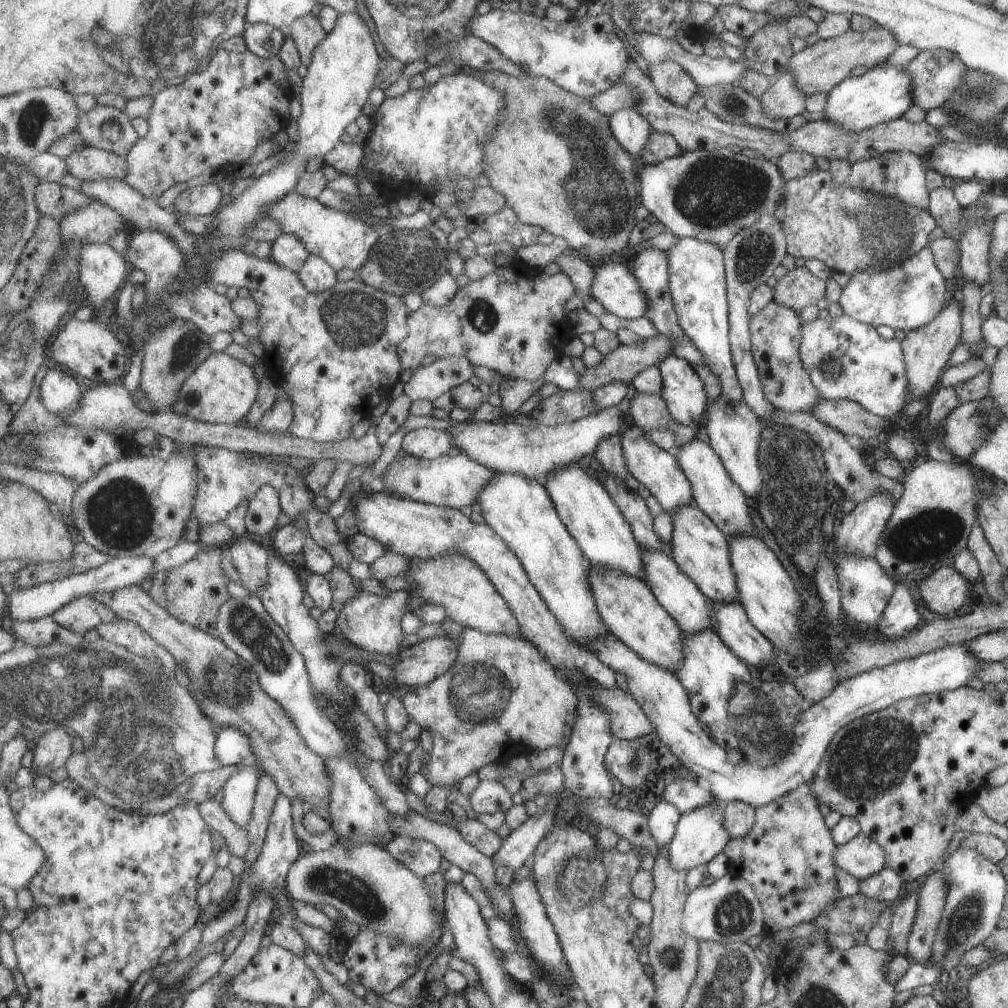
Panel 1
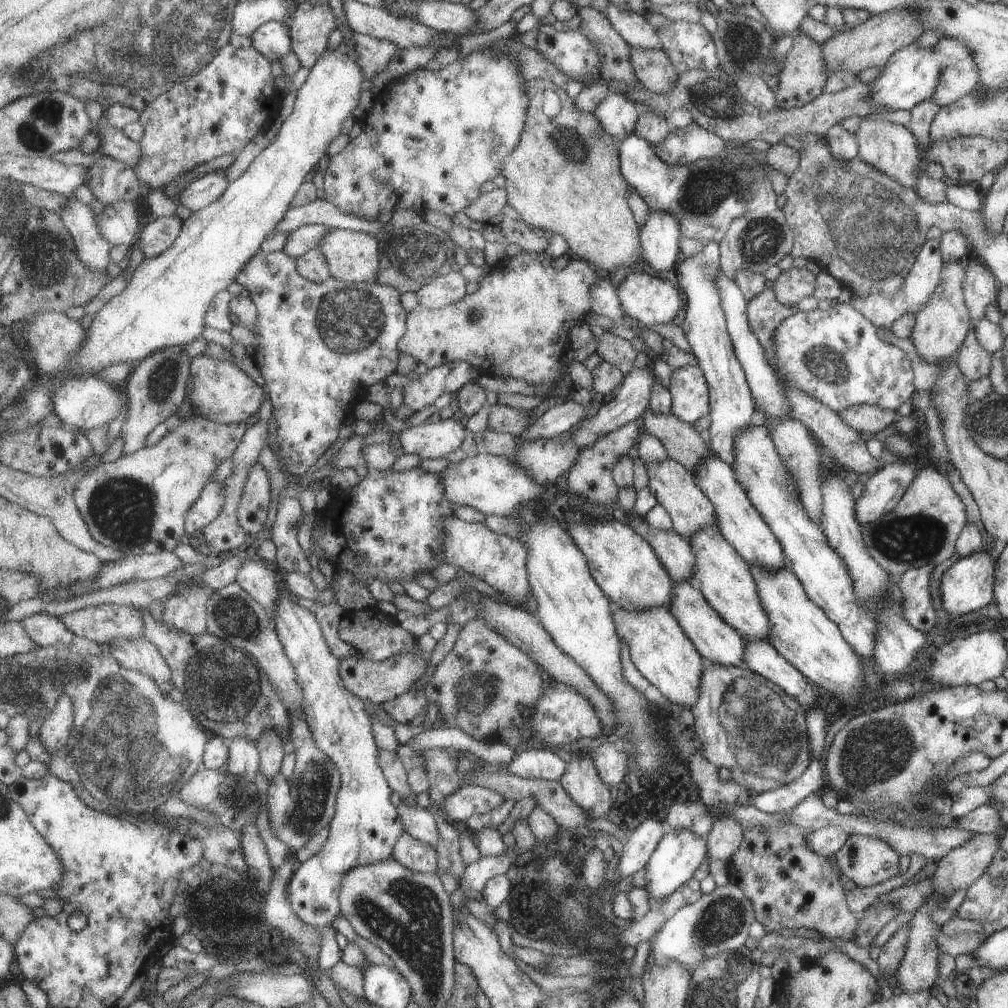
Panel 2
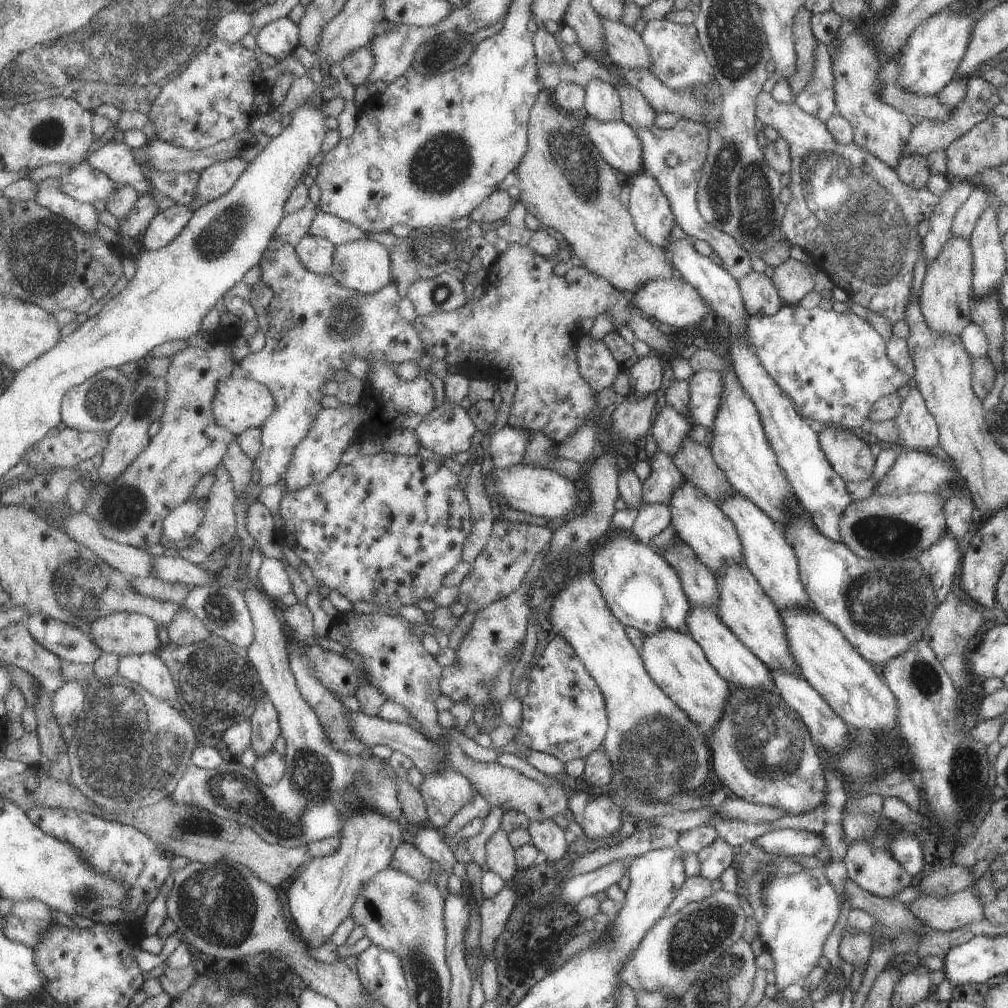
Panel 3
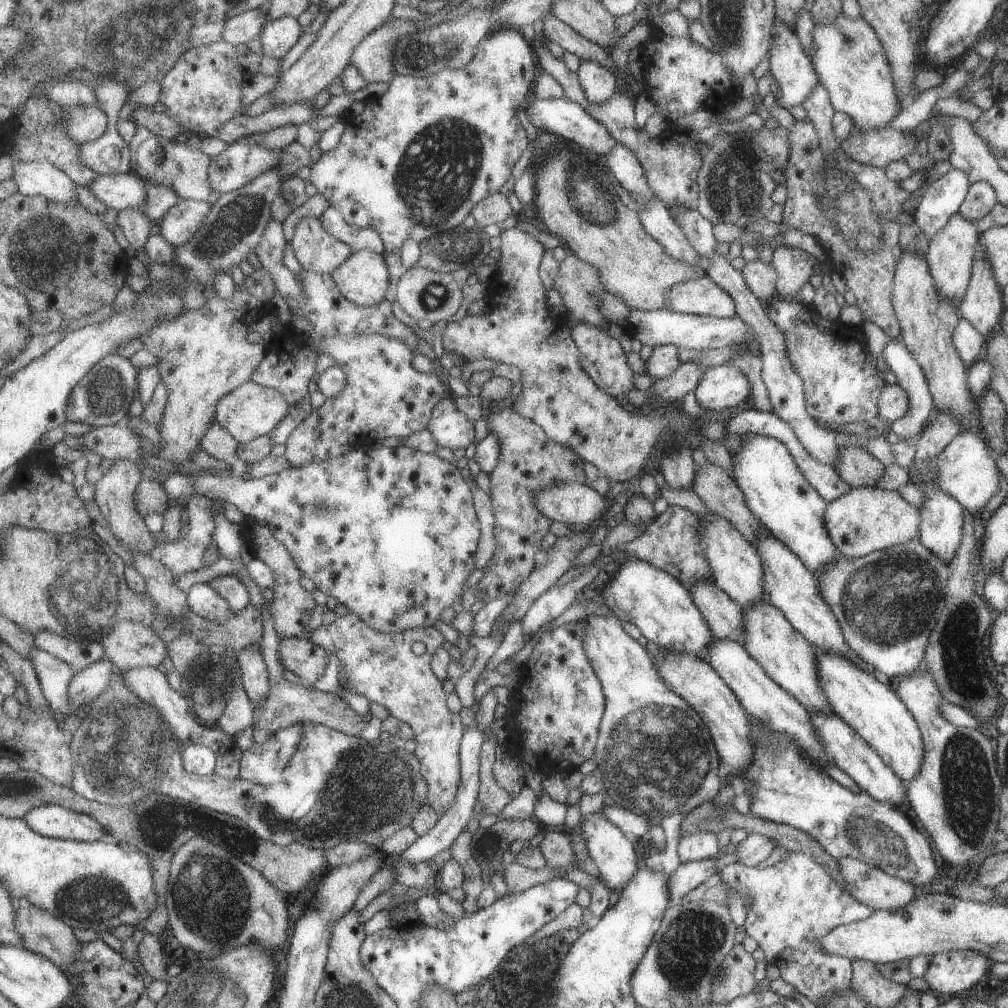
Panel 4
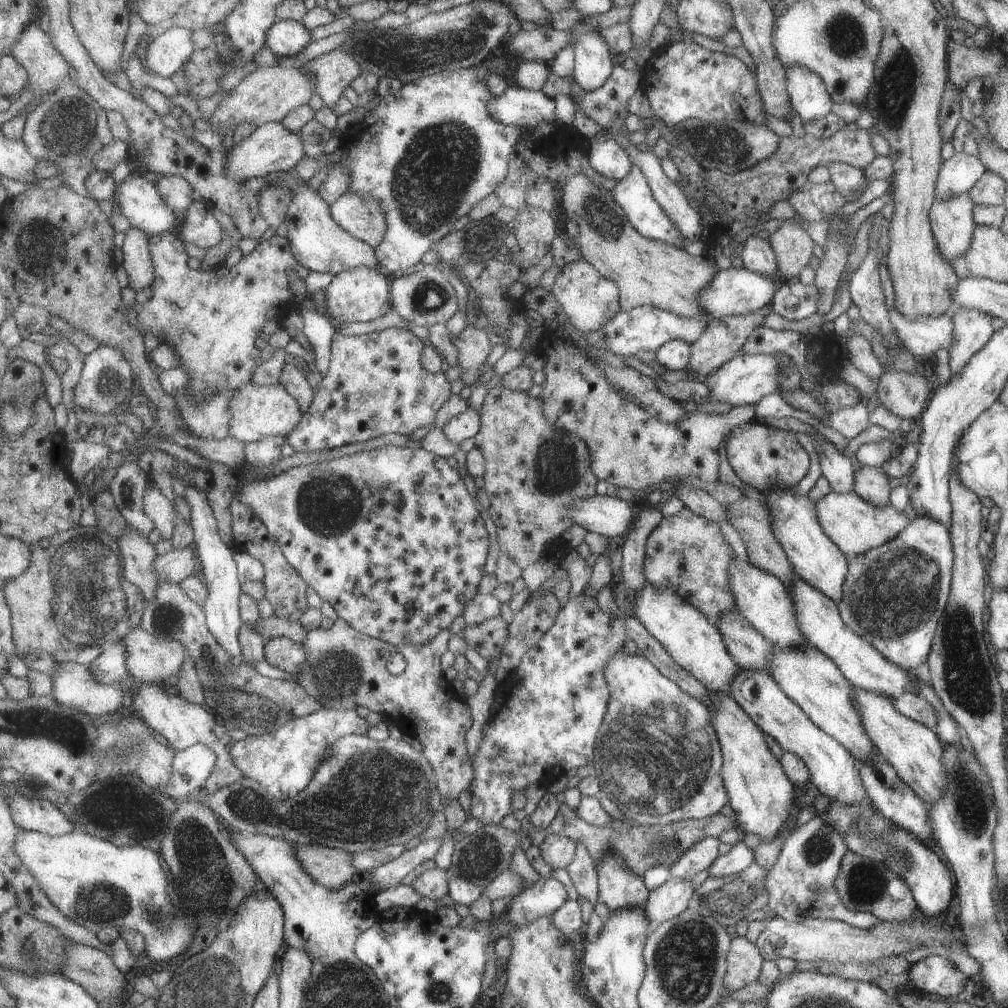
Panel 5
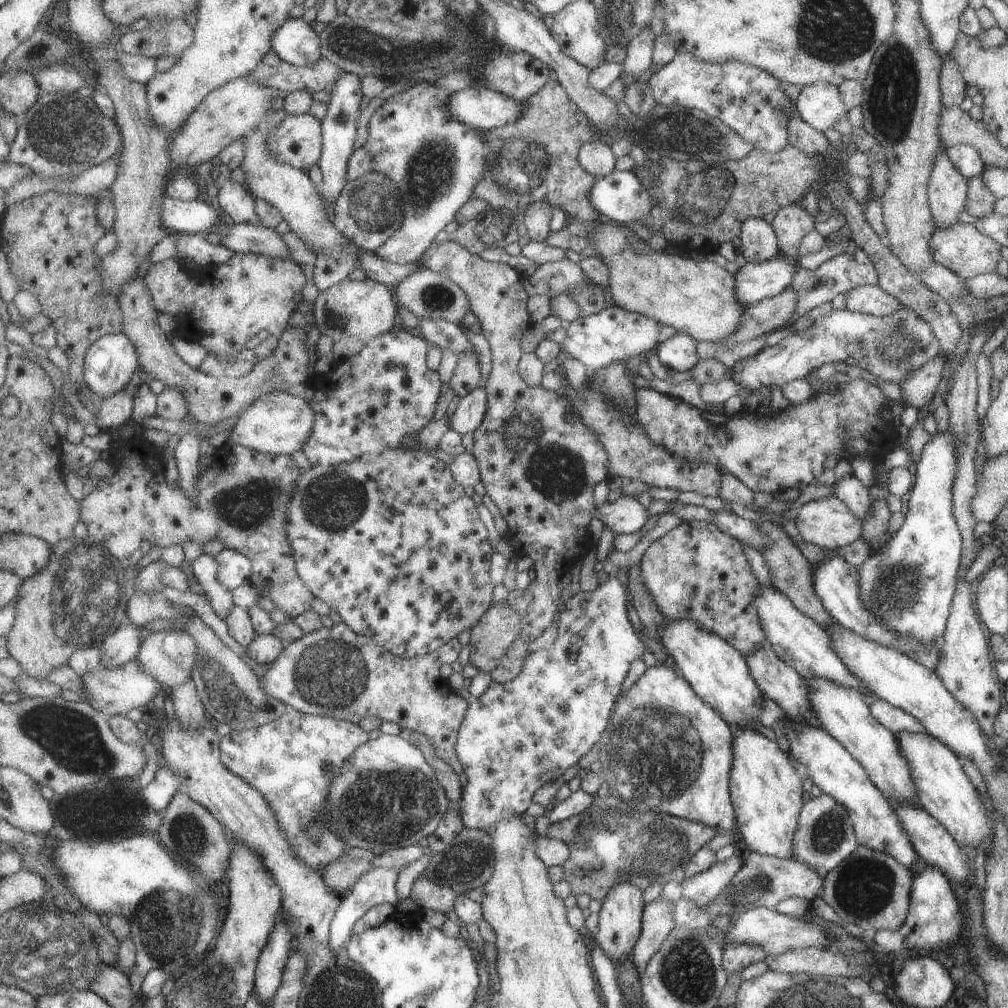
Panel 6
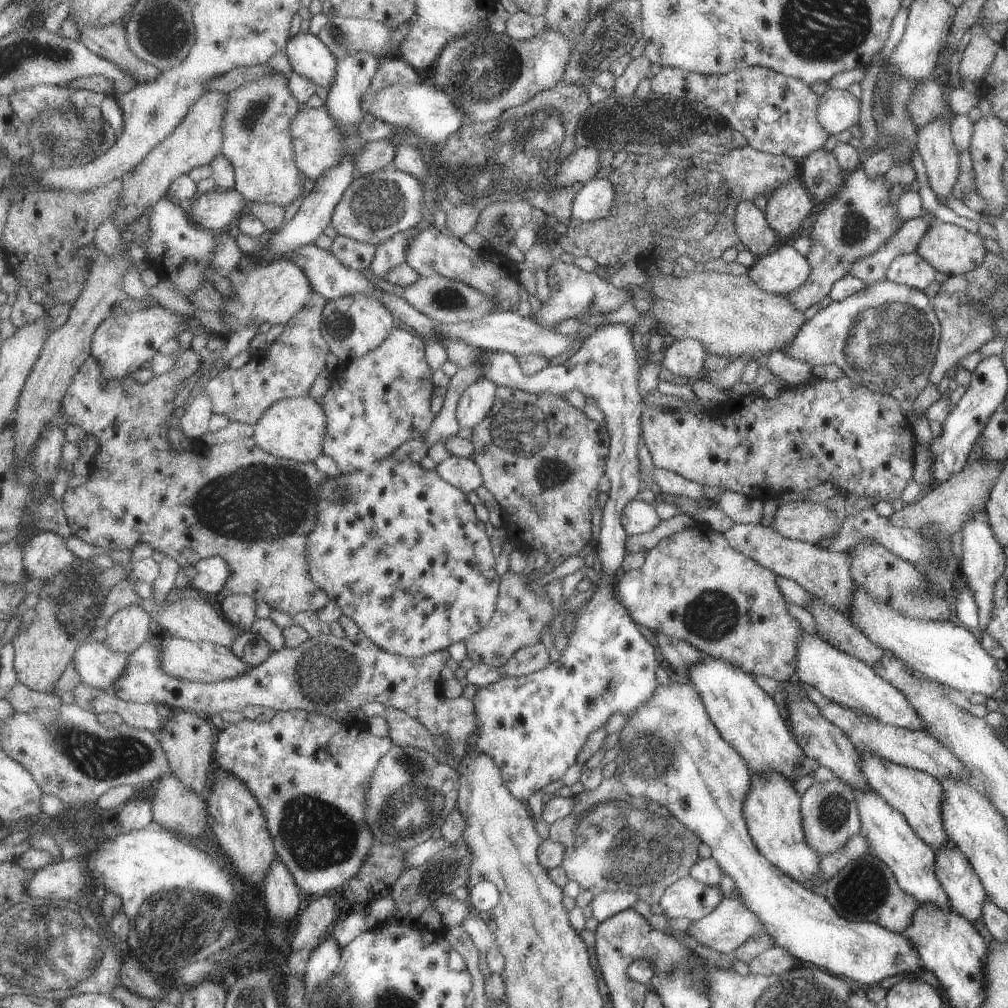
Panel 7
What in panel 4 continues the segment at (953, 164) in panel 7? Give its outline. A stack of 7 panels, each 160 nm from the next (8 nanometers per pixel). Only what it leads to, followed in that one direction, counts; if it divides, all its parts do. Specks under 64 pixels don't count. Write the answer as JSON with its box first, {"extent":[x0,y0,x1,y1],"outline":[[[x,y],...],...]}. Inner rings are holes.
{"extent":[925,212,980,308],"outline":[[[958,212],[950,218],[945,229],[928,239],[929,248],[925,256],[929,260],[929,268],[936,280],[938,291],[941,292],[942,298],[948,298],[950,302],[954,302],[954,306],[959,308],[960,302],[965,301],[969,283],[972,281],[980,232],[974,222]]]}

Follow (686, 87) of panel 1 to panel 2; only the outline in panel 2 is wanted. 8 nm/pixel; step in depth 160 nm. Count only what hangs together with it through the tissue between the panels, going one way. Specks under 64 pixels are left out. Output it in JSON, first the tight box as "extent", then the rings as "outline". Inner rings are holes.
{"extent":[630,48,680,93],"outline":[[[630,48],[633,70],[644,88],[654,93],[666,93],[676,85],[680,75],[661,49]]]}

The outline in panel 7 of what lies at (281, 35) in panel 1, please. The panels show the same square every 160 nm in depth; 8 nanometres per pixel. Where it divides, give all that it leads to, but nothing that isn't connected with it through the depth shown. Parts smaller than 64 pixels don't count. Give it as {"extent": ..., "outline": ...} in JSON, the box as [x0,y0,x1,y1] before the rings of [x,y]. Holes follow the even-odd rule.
{"extent":[284,30,341,88],"outline":[[[311,30],[299,32],[284,50],[294,72],[332,88],[341,62],[331,48]]]}

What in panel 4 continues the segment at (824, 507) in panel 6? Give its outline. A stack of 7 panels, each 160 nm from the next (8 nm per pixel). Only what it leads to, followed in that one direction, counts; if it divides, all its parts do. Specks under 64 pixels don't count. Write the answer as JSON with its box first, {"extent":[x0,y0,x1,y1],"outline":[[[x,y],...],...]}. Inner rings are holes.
{"extent":[825,487,921,558],"outline":[[[851,487],[844,496],[832,500],[825,510],[825,526],[841,556],[861,558],[878,550],[887,550],[895,545],[913,541],[919,537],[921,511],[908,504],[899,490],[881,487]]]}

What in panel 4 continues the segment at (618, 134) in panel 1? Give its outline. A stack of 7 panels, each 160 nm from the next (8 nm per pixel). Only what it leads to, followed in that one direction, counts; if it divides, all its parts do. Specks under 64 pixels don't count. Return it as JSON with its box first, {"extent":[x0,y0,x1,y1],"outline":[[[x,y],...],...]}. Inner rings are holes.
{"extent":[576,60,619,106],"outline":[[[584,60],[576,74],[588,102],[596,106],[606,104],[617,93],[619,79],[614,70],[608,70],[594,60]]]}

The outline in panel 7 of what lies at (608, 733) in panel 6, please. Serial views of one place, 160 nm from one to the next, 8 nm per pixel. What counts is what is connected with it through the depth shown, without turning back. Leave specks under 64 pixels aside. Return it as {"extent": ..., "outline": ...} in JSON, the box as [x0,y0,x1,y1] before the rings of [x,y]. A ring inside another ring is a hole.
{"extent":[614,682,922,987],"outline":[[[690,682],[657,686],[649,701],[629,714],[629,719],[618,733],[622,737],[623,755],[614,760],[617,764],[615,774],[622,776],[626,792],[669,808],[672,814],[701,838],[701,842],[712,849],[712,857],[736,882],[735,888],[739,896],[742,896],[746,906],[760,917],[774,944],[804,962],[812,962],[820,968],[830,970],[832,974],[861,982],[867,987],[895,974],[918,974],[922,967],[921,955],[909,938],[874,923],[857,923],[842,917],[823,894],[816,894],[783,873],[782,869],[774,866],[758,850],[744,818],[745,802],[748,800],[749,790],[752,789],[752,772],[745,758],[726,742],[721,731],[717,729],[708,708],[702,702],[701,694],[698,694]]]}

